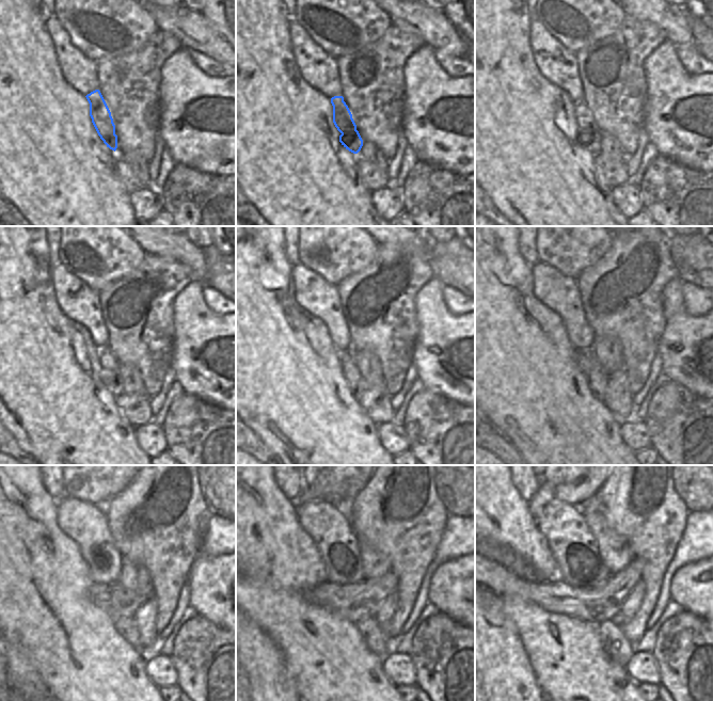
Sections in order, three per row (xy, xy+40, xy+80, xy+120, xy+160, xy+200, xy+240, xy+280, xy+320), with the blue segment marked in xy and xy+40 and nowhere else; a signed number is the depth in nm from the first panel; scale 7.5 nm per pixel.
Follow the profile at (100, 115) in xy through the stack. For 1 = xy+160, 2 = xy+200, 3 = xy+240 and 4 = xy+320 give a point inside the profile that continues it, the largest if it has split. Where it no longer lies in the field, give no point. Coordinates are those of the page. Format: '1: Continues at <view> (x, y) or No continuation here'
1: Continues at xy+160 (357, 385)
2: Continues at xy+200 (598, 380)
3: Continues at xy+240 (126, 626)
4: Continues at xy+320 (619, 650).

